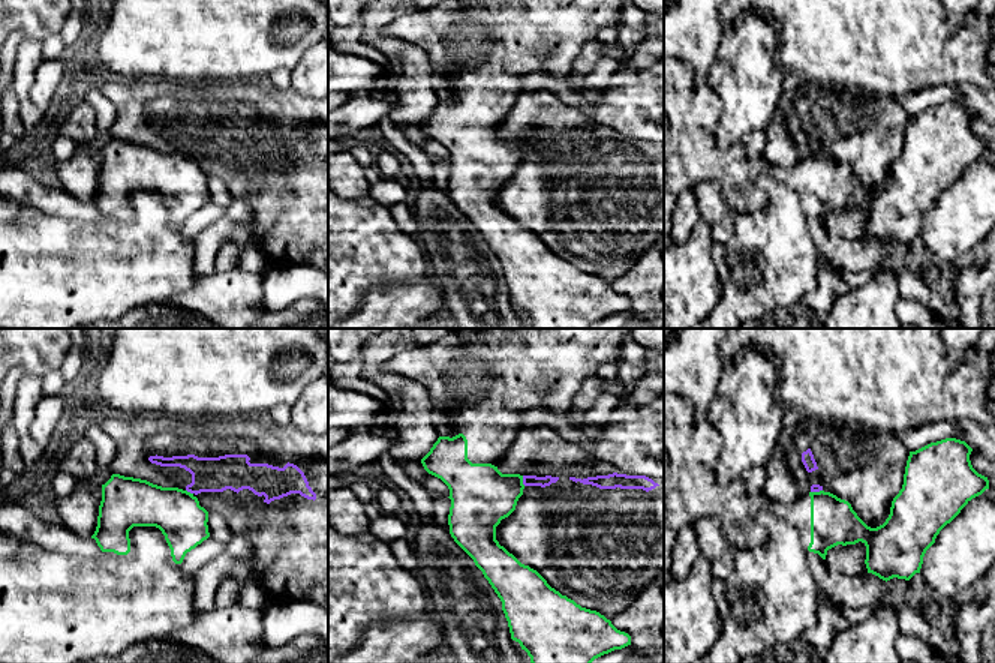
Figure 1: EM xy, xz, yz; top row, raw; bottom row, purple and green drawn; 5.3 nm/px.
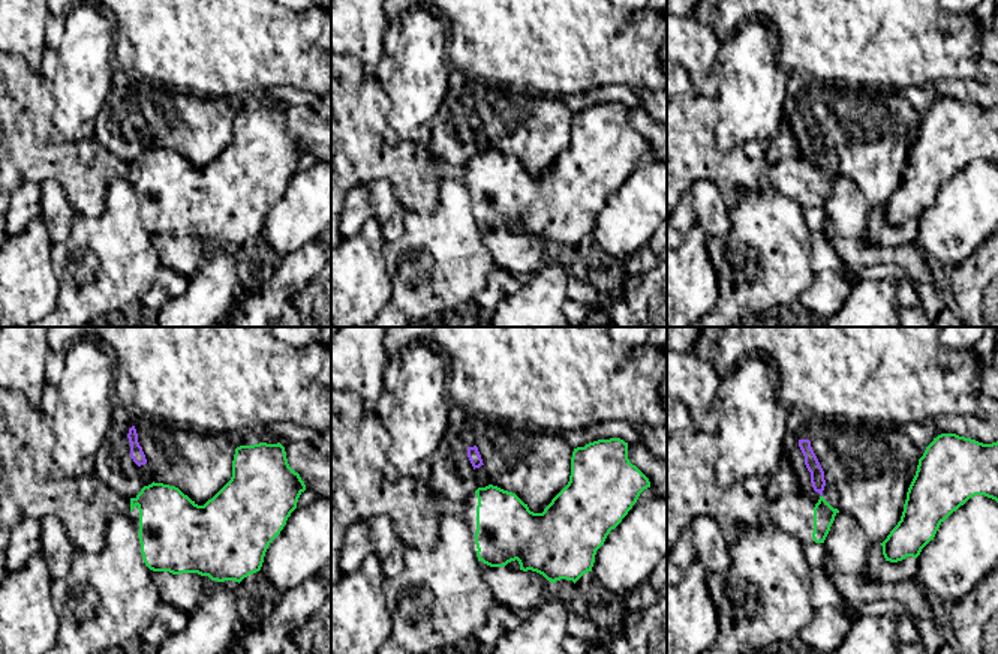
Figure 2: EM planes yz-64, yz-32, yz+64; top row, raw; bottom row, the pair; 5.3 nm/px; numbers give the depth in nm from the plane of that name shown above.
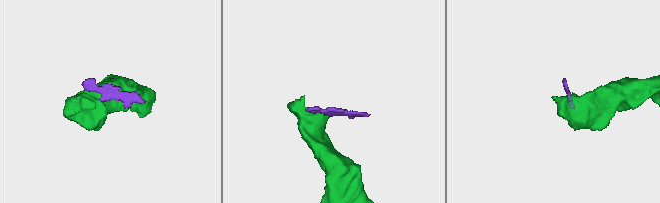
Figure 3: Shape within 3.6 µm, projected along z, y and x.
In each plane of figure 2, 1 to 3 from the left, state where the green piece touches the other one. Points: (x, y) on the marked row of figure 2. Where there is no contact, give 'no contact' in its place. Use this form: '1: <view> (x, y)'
1: no contact
2: no contact
3: no contact

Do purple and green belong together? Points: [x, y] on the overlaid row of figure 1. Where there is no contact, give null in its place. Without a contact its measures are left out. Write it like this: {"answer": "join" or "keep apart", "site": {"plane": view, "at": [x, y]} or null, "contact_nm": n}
{"answer": "keep apart", "site": {"plane": "xz", "at": [523, 480]}, "contact_nm": 60}

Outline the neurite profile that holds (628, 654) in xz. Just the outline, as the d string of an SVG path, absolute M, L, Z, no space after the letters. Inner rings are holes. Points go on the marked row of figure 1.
M653 582L611 624L631 636L631 644L592 663L664 663L664 594Z

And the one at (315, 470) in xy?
M303 458L297 466L304 472L318 501L328 501L328 460L325 458Z

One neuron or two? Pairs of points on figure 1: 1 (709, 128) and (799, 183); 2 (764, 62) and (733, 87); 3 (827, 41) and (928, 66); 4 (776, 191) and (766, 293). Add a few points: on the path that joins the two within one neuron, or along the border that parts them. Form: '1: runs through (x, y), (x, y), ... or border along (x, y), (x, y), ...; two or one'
1: runs through (717, 155), (736, 173), (772, 173); one
2: runs through (757, 69), (741, 86); one
3: runs through (853, 41), (902, 41); one
4: runs through (776, 216), (776, 239), (767, 267); one

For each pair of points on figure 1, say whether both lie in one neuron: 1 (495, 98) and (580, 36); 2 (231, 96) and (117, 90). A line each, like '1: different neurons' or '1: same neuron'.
1: same neuron
2: same neuron

